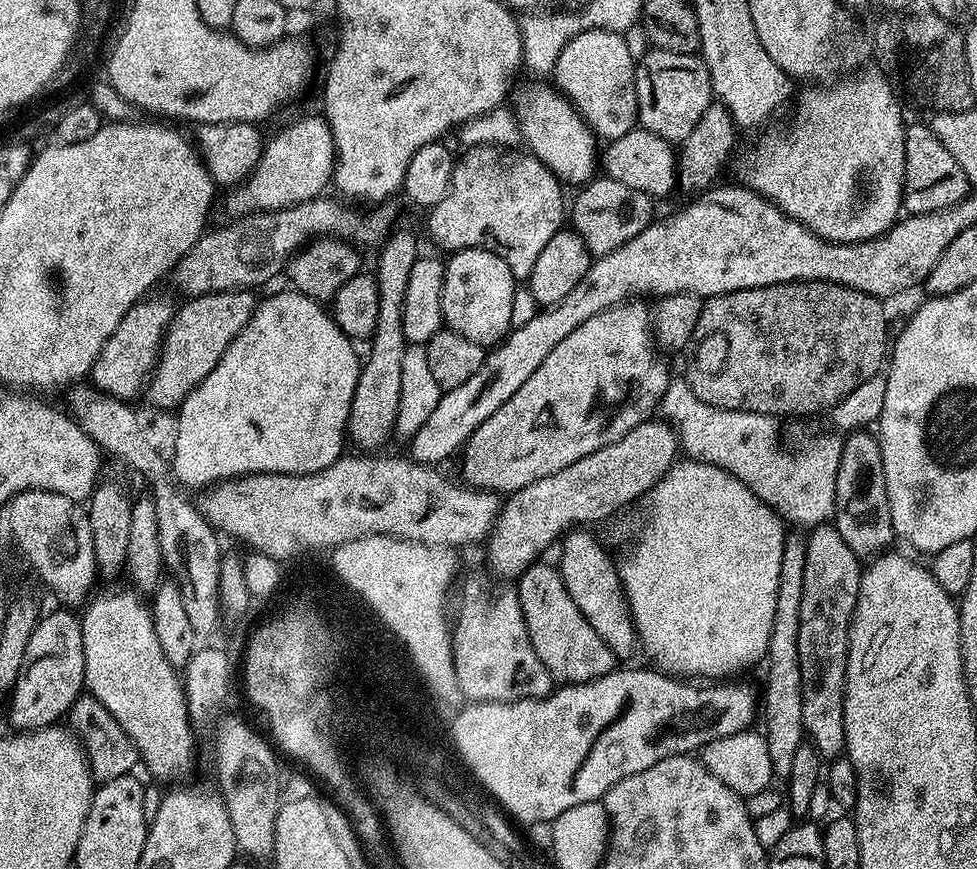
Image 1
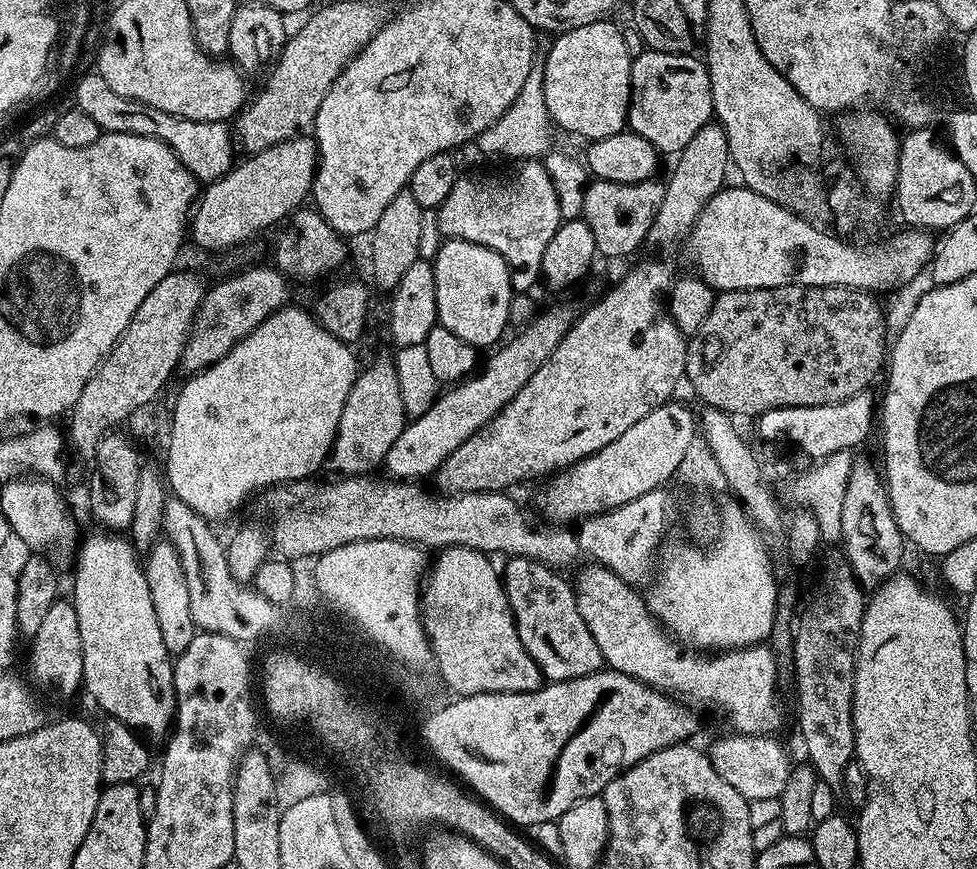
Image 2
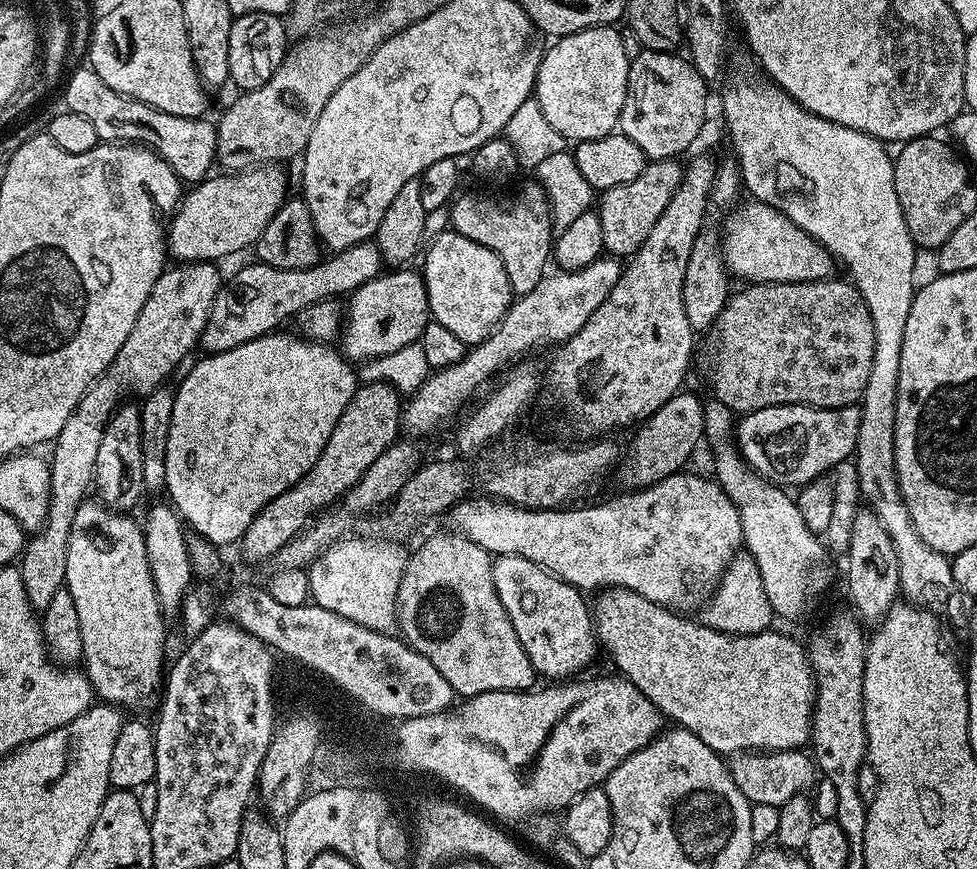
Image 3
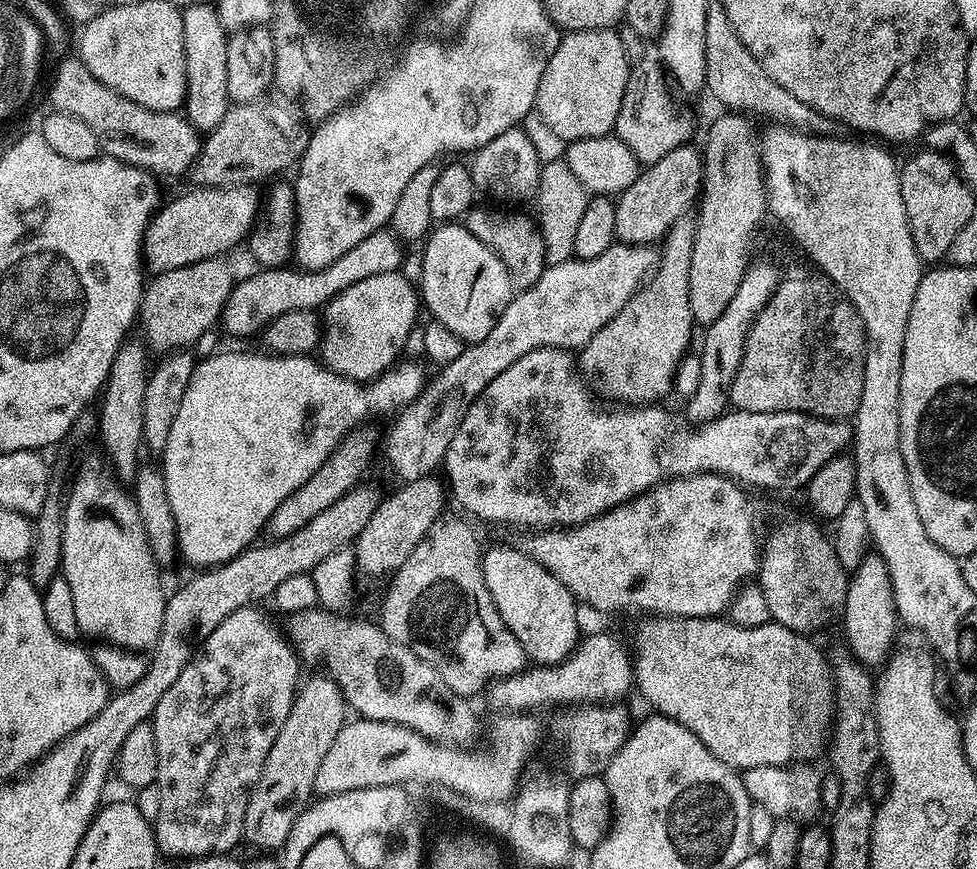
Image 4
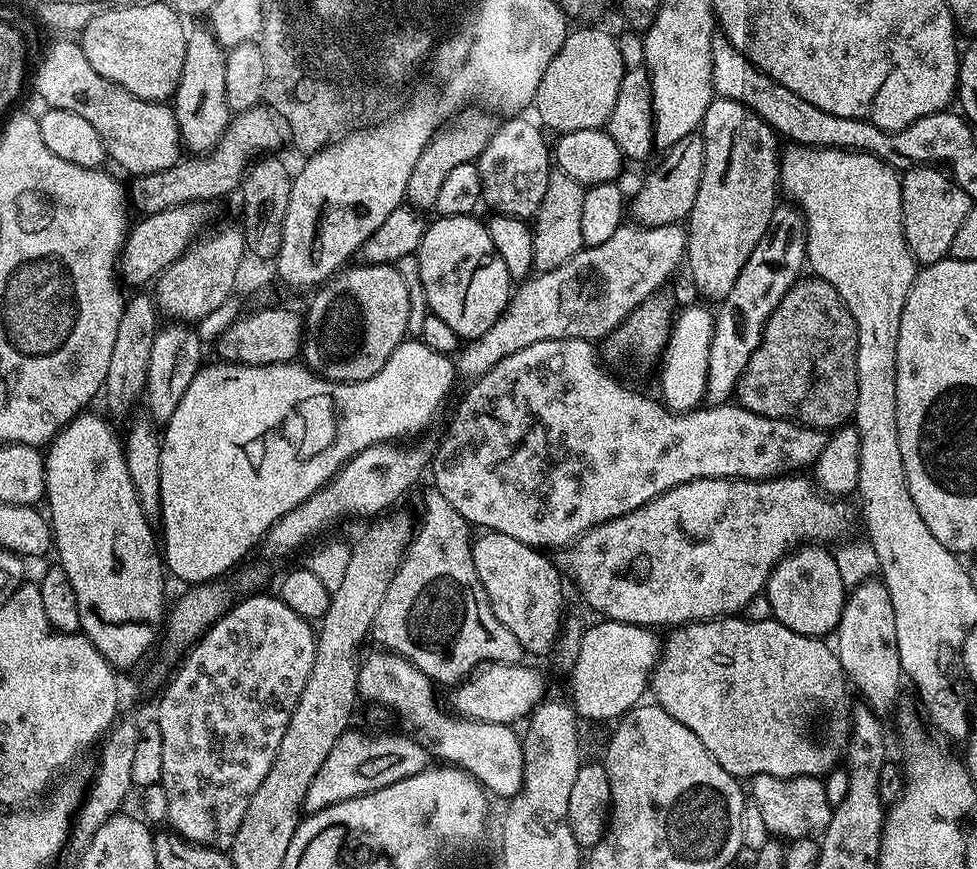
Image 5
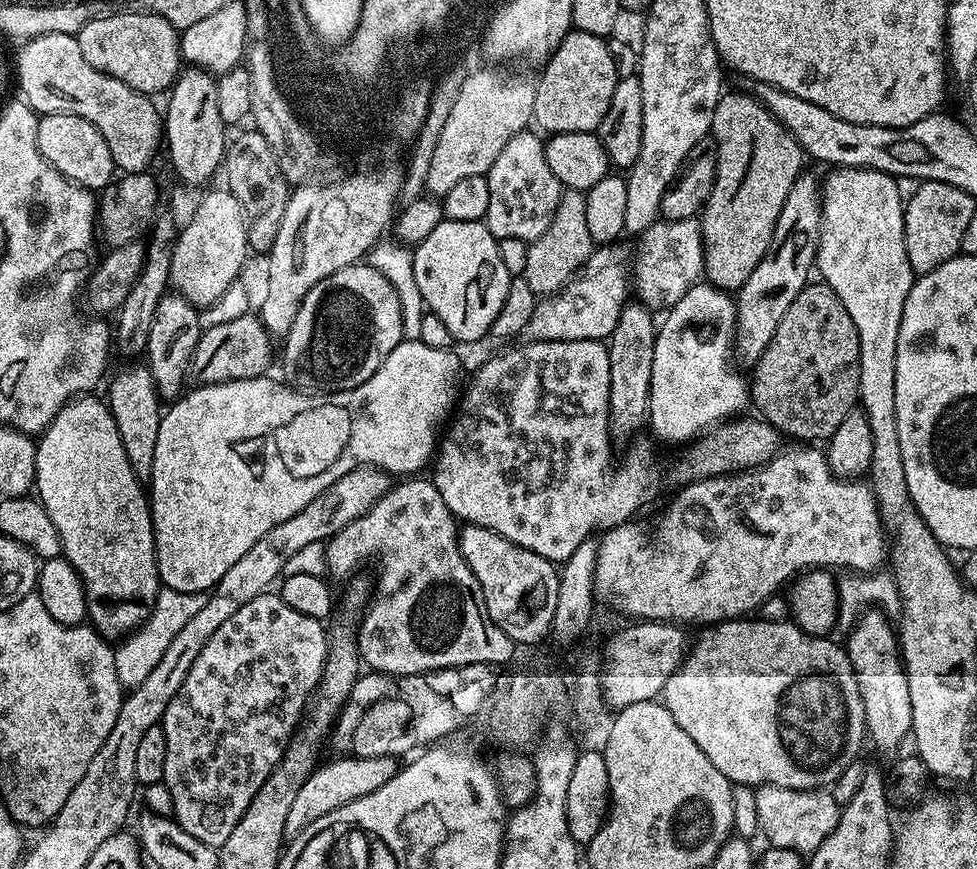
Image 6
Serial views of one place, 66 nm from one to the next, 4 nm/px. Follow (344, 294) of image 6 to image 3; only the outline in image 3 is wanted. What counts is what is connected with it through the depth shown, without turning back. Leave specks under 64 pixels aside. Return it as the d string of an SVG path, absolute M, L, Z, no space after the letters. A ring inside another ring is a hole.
M404 266L399 270L385 271L347 297L342 352L349 361L376 360L379 356L394 354L402 350L402 346L419 341L422 330L426 330L430 323L428 295L423 275L410 269Z

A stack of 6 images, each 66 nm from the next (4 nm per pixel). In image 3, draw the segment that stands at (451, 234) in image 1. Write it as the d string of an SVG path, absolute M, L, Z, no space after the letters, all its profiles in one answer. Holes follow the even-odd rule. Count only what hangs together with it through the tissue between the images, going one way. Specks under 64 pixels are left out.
M531 182L513 194L512 200L491 200L488 196L457 195L451 201L451 231L486 246L504 263L508 272L508 281L516 296L525 296L538 286L550 264L554 227L547 195L536 182ZM545 267L545 268L544 268Z

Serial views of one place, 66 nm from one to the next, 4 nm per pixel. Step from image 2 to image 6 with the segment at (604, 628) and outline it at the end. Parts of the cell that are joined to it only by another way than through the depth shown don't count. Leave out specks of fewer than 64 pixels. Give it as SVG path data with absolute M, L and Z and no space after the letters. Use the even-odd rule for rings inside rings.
M737 618L734 620L721 620L719 624L705 627L704 632L696 641L691 641L686 655L676 667L676 672L670 674L662 693L662 703L666 710L698 742L698 750L714 762L717 770L722 770L722 774L733 785L746 784L749 786L759 786L762 784L773 784L774 786L786 786L790 790L810 790L818 788L821 790L831 789L832 783L847 770L852 764L852 759L860 752L864 740L866 744L866 710L863 709L862 694L859 693L858 678L850 666L850 658L843 647L840 648L832 641L832 638L812 636L810 633L803 632L796 624L781 618Z

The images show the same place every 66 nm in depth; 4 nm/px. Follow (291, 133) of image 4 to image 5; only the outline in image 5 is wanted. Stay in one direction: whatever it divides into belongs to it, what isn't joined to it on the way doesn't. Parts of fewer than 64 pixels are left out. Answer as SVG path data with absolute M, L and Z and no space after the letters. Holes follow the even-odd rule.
M259 111L241 112L231 117L224 137L218 141L216 147L207 153L195 164L187 158L181 159L172 168L164 172L155 172L145 176L137 176L130 184L130 204L140 211L140 214L149 216L158 214L167 208L177 208L179 204L195 204L220 200L237 191L244 173L254 158L261 155L263 148L272 148L276 140L270 133L264 132L264 124L260 121Z

